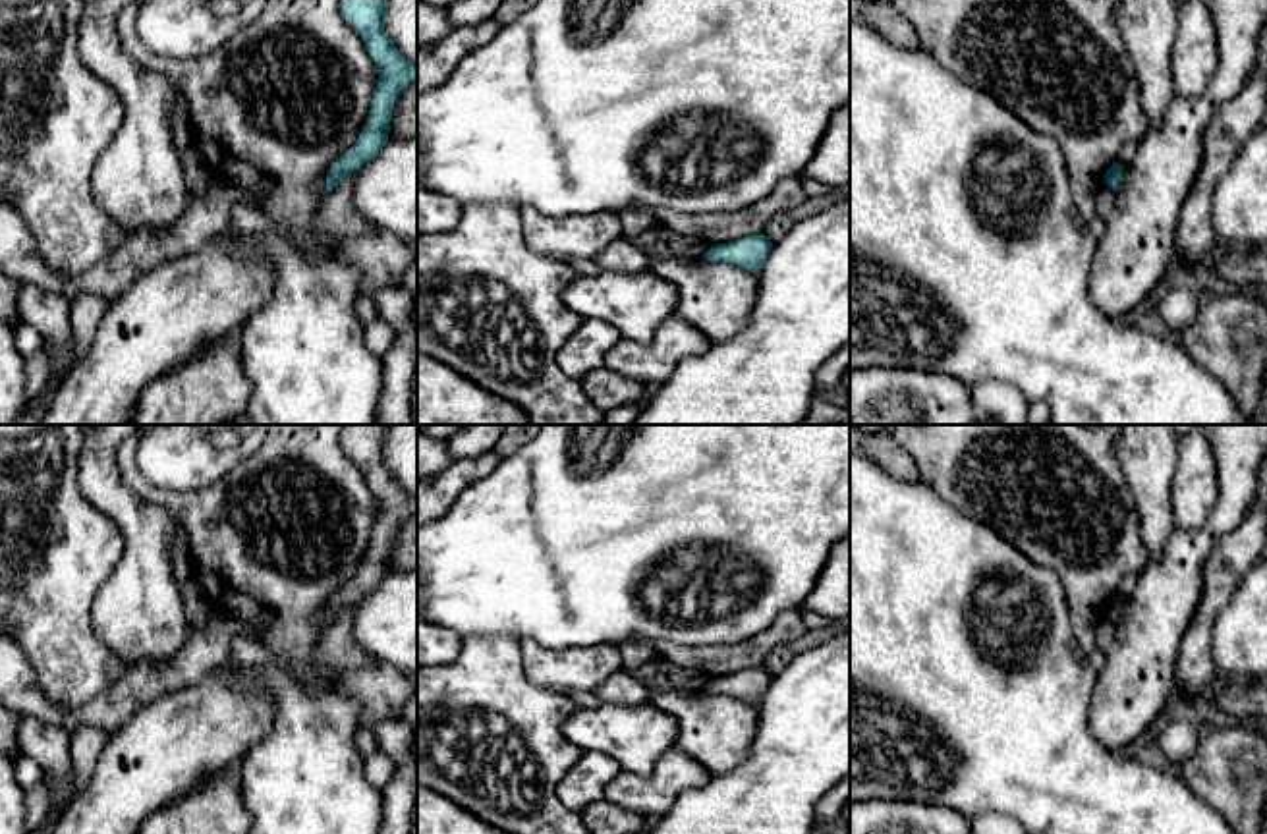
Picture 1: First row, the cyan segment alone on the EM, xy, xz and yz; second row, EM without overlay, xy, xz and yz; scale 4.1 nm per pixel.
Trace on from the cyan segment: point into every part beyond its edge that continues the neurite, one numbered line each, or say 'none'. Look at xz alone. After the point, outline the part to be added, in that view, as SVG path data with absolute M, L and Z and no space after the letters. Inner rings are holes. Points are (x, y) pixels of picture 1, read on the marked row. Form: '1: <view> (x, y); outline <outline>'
none

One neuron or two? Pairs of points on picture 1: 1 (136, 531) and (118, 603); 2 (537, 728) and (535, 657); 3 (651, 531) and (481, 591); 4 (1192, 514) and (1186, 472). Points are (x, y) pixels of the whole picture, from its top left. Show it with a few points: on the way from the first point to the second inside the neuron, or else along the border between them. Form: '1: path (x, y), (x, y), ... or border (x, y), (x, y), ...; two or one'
1: path (136, 549), (136, 585); one
2: border (520, 641), (524, 674), (532, 682), (563, 694); two
3: path (609, 531), (591, 531), (566, 543), (524, 551); one
4: path (1192, 504), (1192, 481); one

